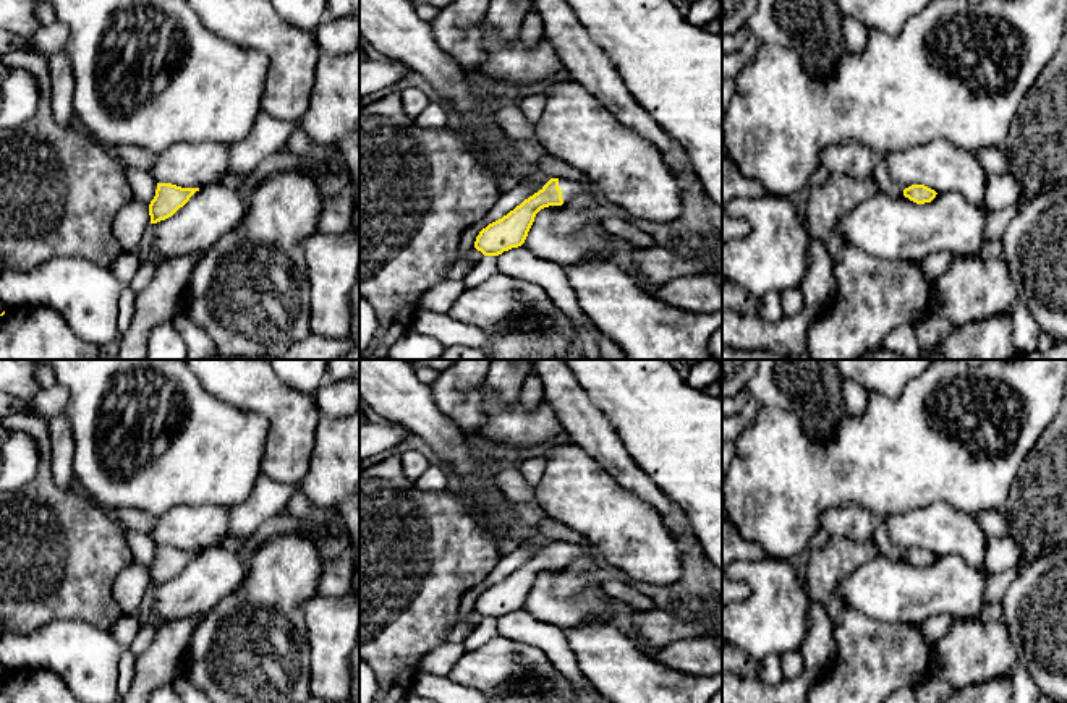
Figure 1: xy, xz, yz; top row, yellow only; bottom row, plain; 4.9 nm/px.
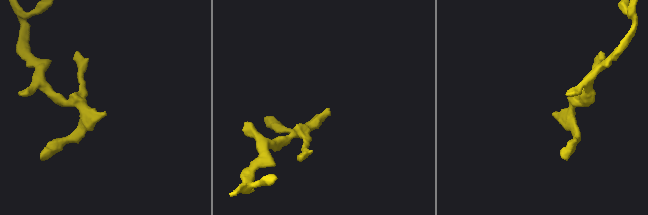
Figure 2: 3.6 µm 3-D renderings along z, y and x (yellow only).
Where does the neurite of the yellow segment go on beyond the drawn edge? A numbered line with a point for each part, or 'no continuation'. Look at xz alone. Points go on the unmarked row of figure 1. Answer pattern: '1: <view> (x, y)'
1: xz (570, 551)

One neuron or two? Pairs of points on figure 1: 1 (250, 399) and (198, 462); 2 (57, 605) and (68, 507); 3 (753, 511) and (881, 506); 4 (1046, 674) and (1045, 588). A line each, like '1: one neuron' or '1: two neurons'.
1: two neurons
2: one neuron
3: one neuron
4: one neuron

